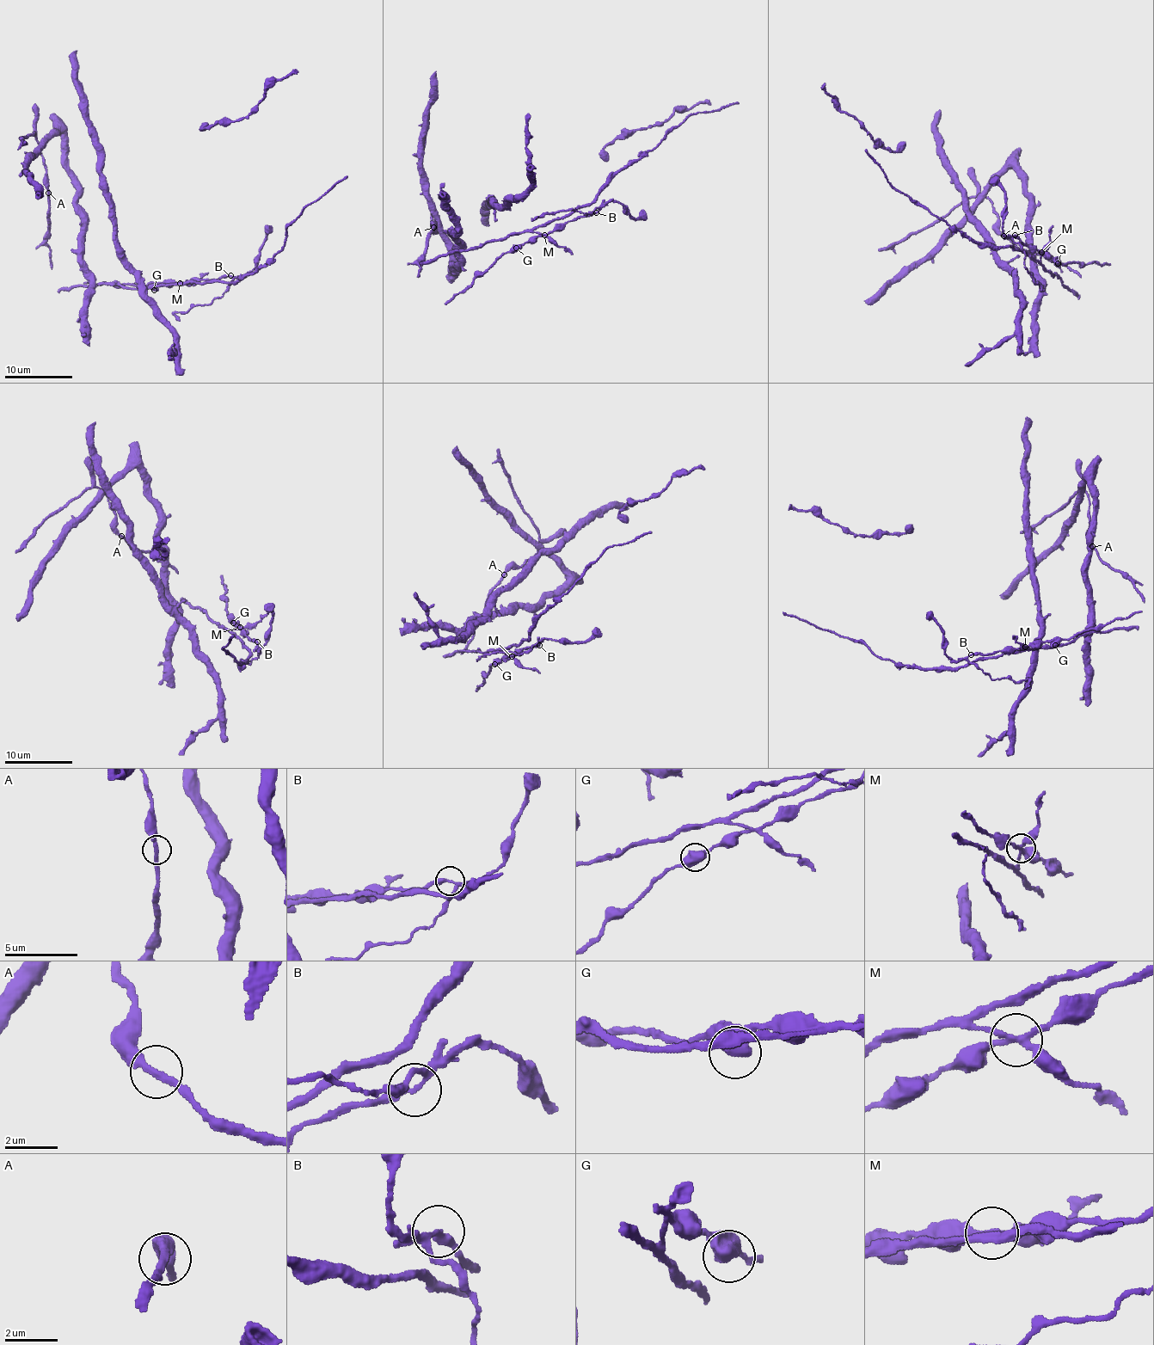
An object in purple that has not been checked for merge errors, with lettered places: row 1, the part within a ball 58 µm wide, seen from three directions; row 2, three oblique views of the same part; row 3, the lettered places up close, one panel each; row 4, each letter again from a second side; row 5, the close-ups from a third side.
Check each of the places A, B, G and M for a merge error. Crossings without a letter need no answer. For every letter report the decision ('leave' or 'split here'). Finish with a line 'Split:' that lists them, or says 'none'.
A: leave
B: split here
G: leave
M: split here
Split: B, M

